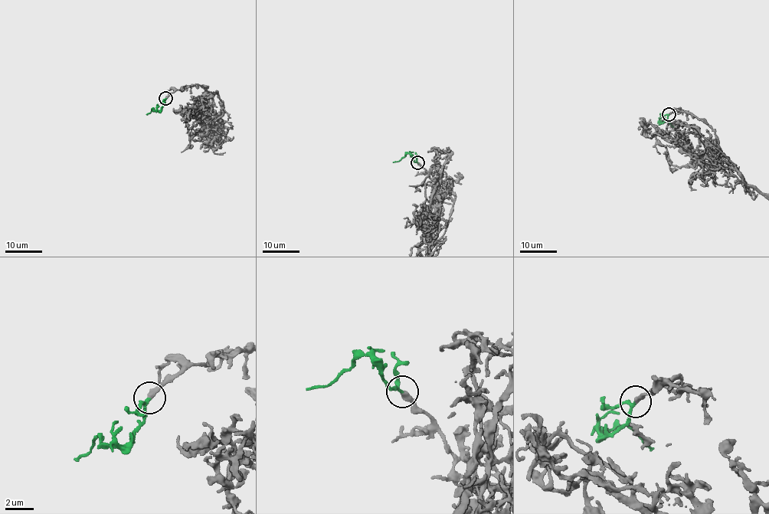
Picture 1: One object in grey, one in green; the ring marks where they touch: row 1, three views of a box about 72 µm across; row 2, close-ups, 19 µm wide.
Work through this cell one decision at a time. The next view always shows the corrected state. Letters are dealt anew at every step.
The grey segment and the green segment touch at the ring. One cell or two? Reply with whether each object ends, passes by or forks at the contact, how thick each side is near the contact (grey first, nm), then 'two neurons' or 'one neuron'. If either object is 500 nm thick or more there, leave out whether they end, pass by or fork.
grey ends; green passes by; calibres 380 and 180 nm; one neuron

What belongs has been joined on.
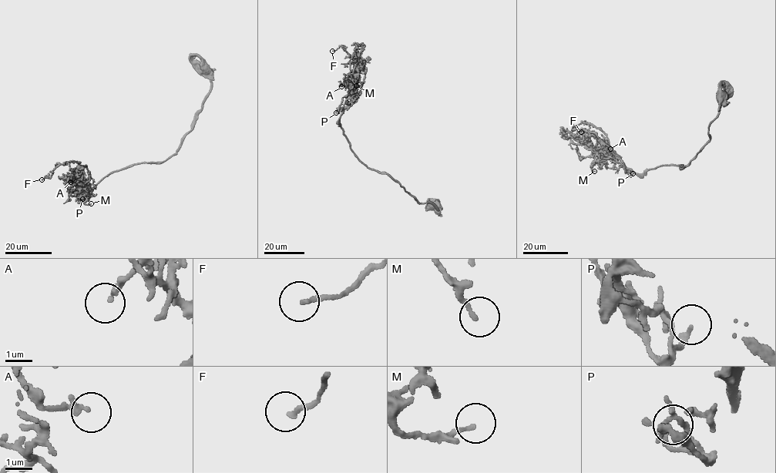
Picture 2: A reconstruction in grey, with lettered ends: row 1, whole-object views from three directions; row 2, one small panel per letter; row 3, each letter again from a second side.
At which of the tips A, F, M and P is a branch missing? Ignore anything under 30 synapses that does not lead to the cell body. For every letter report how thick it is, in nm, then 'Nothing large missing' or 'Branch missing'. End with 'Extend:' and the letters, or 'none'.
A: Thickness 220 nm. Nothing large missing
F: Thickness 150 nm. Nothing large missing
M: Thickness 150 nm. Nothing large missing
P: Thickness 180 nm. Nothing large missing
Extend: none

